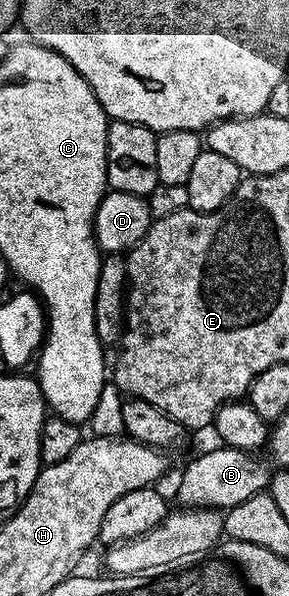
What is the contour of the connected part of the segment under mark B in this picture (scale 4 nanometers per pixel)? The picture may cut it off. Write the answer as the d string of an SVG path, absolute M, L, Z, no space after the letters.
M215 445L212 451L199 455L183 471L179 479L179 499L187 509L230 509L249 501L249 497L264 494L273 474L259 460L258 454L236 447Z

